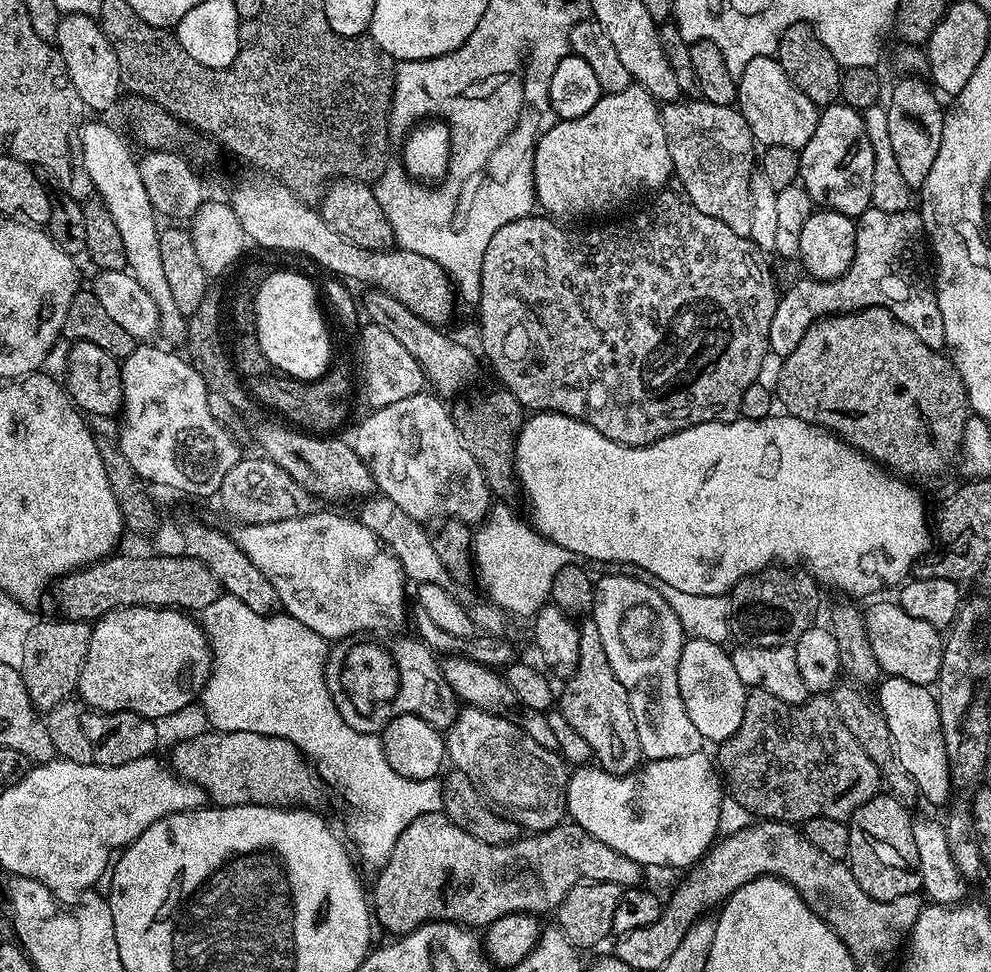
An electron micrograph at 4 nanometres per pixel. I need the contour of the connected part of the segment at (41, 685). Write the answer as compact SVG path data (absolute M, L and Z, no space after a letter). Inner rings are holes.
M59 618L49 624L37 623L26 635L19 658L20 677L30 694L30 702L38 710L53 708L55 704L71 697L80 683L80 671L86 662L86 650L90 646L91 627L83 620Z

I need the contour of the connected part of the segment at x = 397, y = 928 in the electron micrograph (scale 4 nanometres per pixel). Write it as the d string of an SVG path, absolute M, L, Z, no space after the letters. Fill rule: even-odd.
M438 811L408 820L406 830L398 834L398 842L394 842L394 850L390 850L390 858L379 872L376 885L370 888L374 920L379 927L381 924L386 931L393 932L393 937L399 938L431 920L450 920L453 924L484 930L506 914L551 913L559 908L562 898L566 898L566 894L570 894L576 884L593 880L621 886L639 885L642 867L625 854L604 845L573 822L561 822L555 828L525 835L511 844L487 844L482 842L482 838L474 838L474 834L462 830L462 826L445 816L443 811Z

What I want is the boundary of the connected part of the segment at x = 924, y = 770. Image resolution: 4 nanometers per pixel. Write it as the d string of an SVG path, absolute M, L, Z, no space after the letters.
M884 676L879 684L878 707L886 718L896 759L900 761L906 774L914 778L919 795L923 799L925 796L932 804L947 805L948 792L951 793L953 787L952 778L948 775L948 755L944 749L940 707L936 704L935 695L925 685L906 682L906 678L897 676Z

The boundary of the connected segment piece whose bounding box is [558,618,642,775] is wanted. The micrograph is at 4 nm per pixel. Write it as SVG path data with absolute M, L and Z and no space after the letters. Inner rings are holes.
M588 618L585 624L579 625L579 630L578 666L574 674L563 681L564 693L561 696L559 693L558 711L582 738L586 738L586 742L590 742L595 763L613 775L622 775L633 771L642 760L628 691L618 678L614 678L614 670L610 670L610 658L606 658L606 646L602 646L598 626Z

